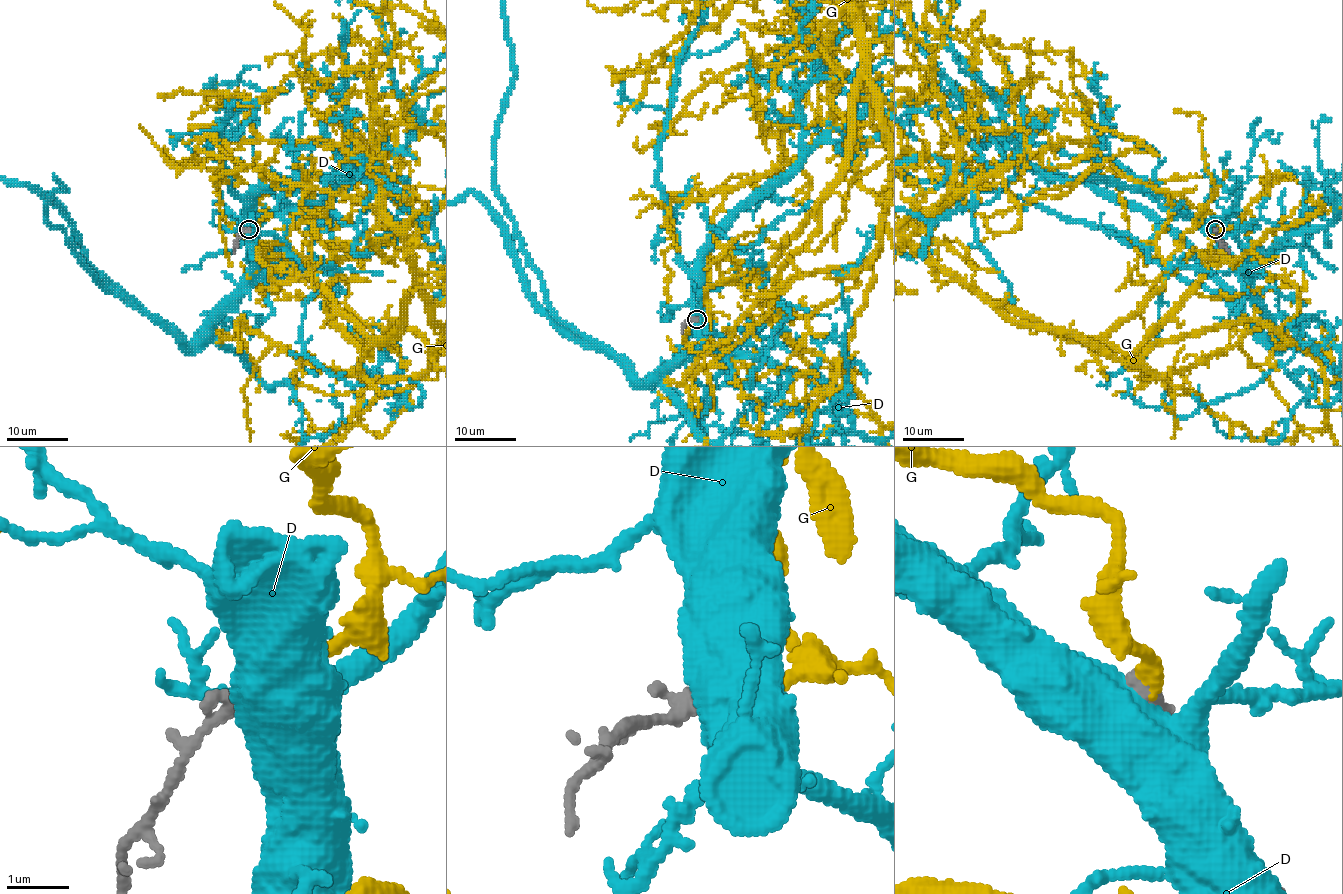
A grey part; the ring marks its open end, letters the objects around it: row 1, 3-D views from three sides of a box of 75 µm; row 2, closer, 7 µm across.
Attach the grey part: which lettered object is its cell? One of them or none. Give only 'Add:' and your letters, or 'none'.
Add: G

